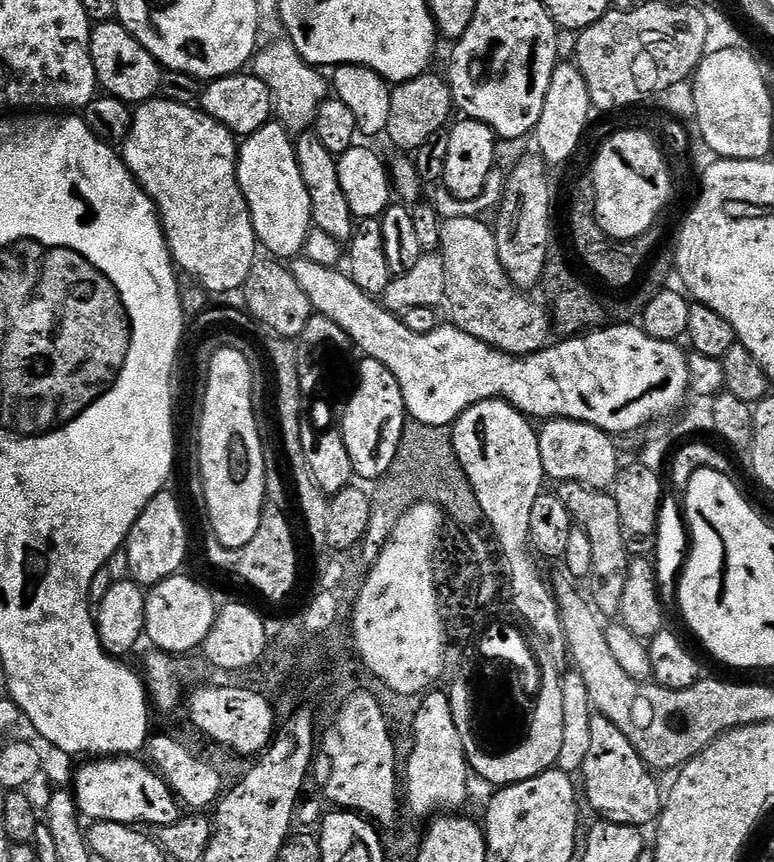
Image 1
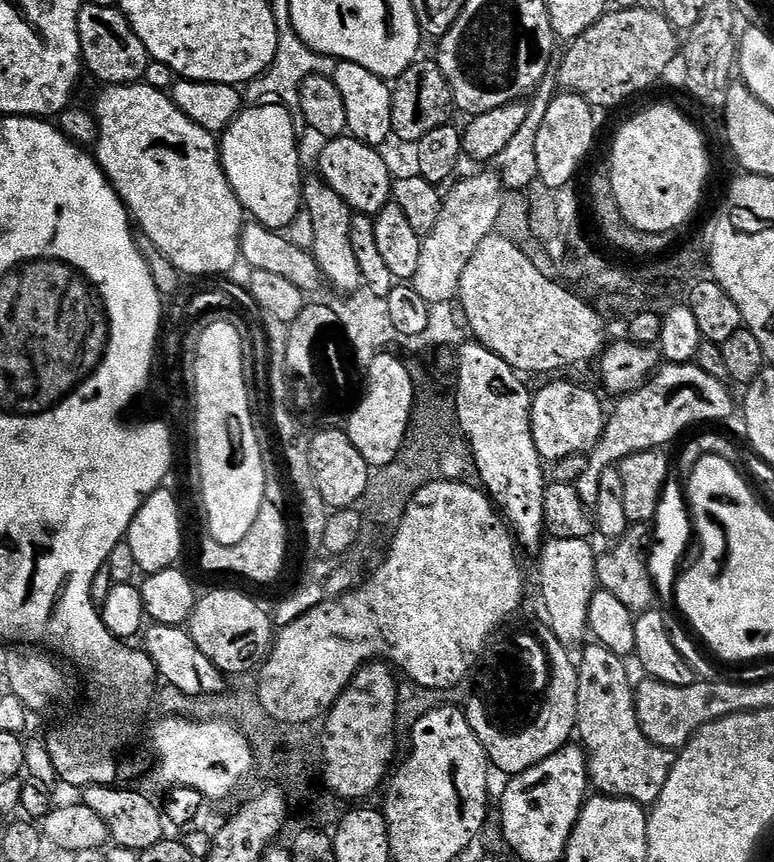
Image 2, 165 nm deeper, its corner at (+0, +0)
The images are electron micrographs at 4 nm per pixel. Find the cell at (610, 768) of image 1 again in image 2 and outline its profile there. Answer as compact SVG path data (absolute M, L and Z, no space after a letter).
M588 642L578 660L575 729L586 753L591 787L602 796L632 800L641 806L655 804L664 789L674 756L669 749L660 748L646 739L636 723L634 688L628 685L625 661L595 642Z

